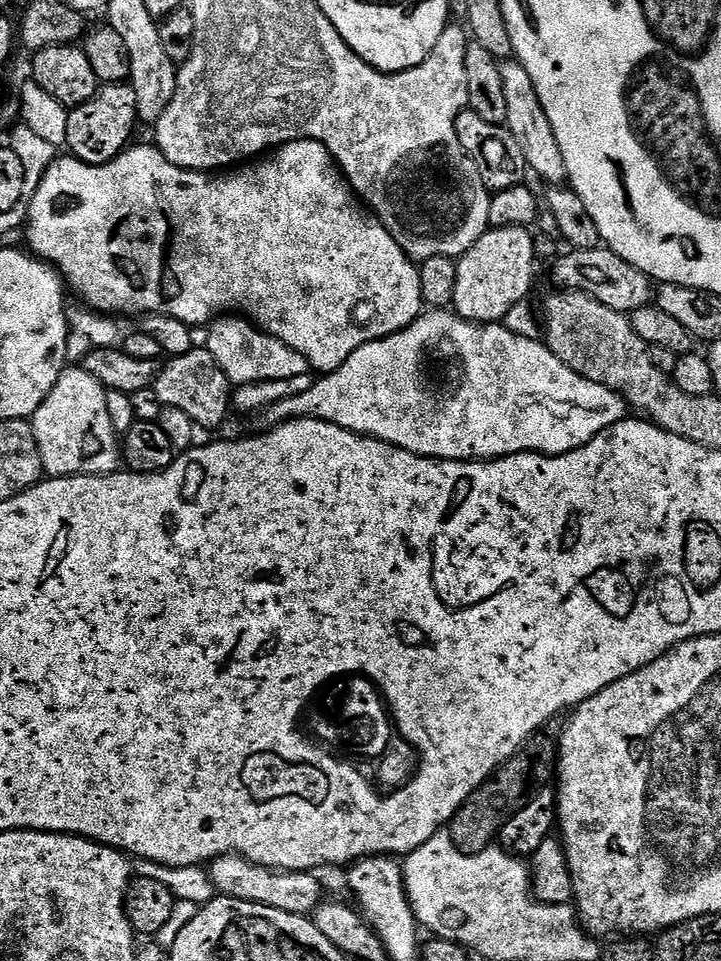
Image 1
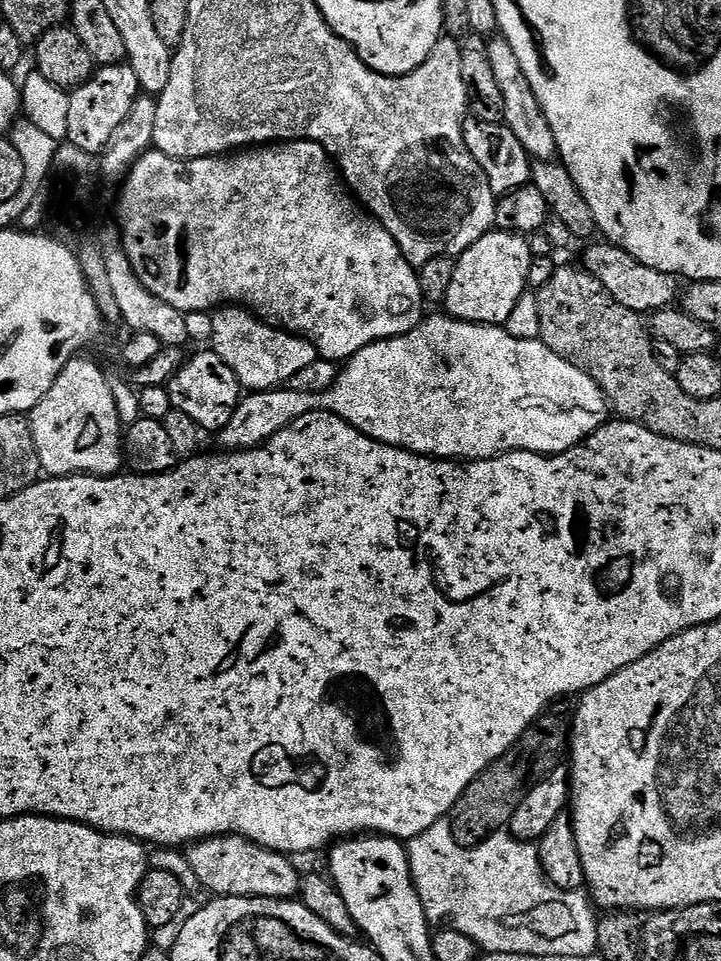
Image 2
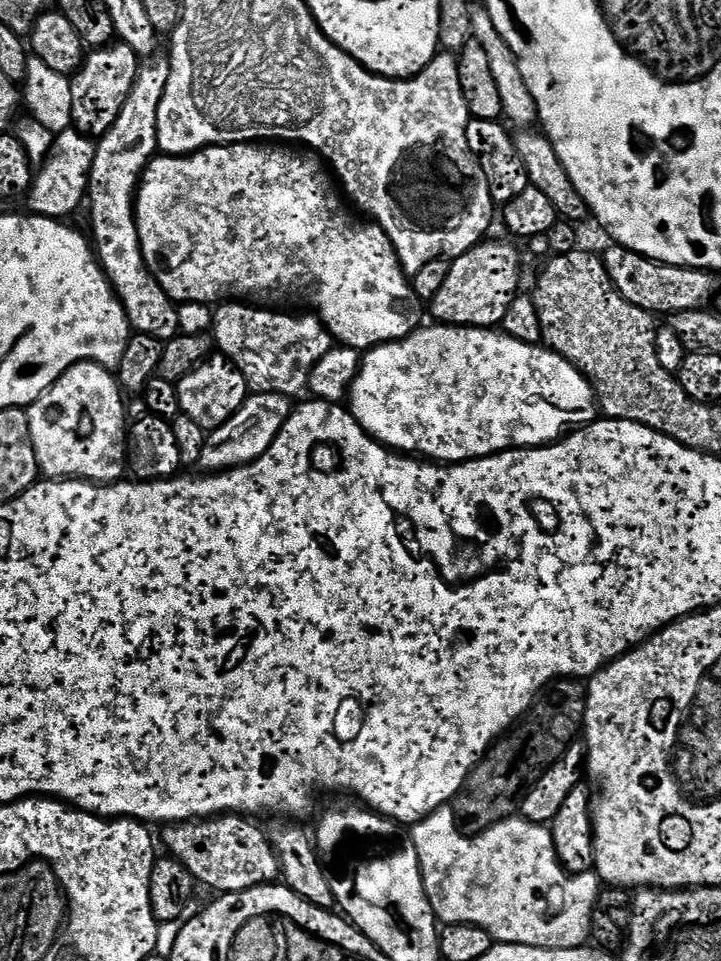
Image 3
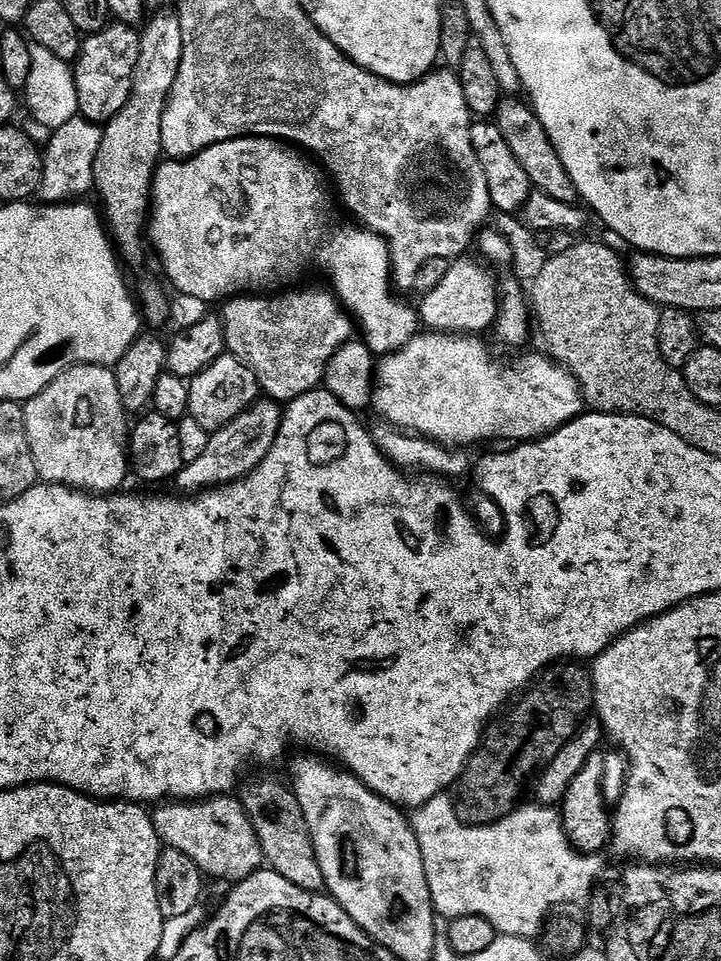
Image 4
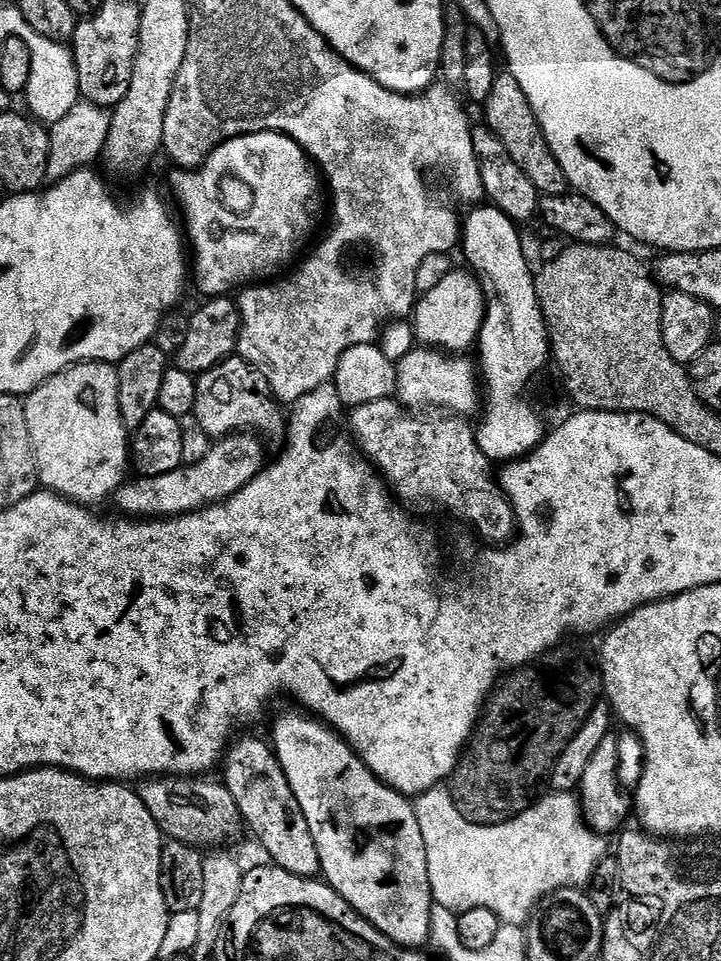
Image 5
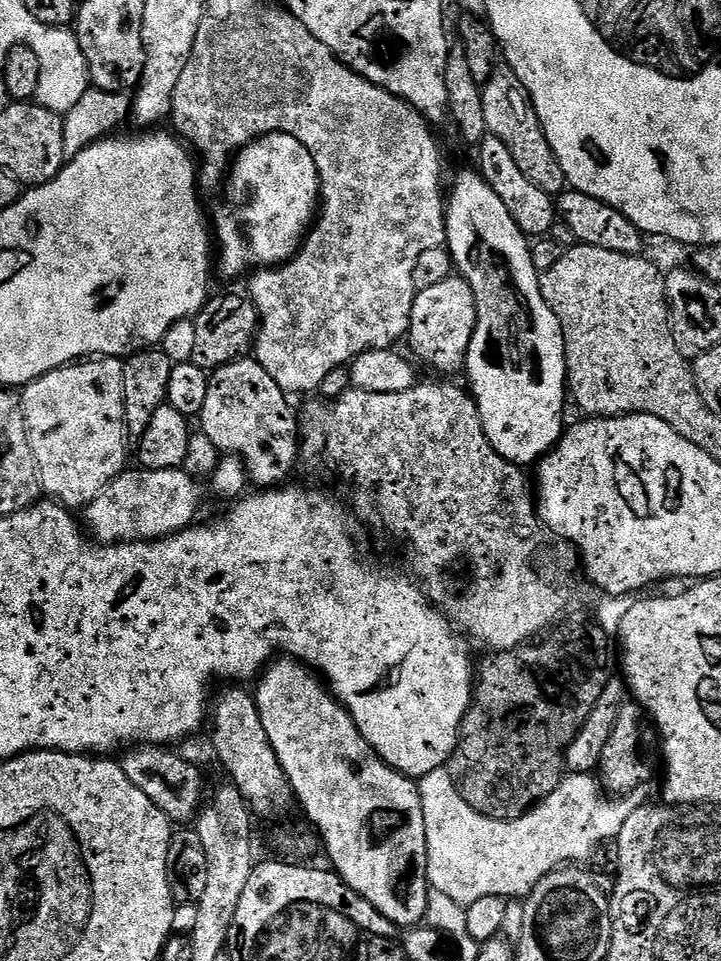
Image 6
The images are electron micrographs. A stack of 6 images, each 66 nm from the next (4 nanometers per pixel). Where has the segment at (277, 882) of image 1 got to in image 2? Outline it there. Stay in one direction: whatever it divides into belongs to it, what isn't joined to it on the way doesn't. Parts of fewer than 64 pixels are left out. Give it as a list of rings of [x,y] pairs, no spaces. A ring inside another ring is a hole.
[[[212,836],[209,840],[195,841],[187,849],[190,870],[194,870],[197,885],[209,888],[213,897],[253,896],[290,900],[299,893],[302,872],[291,864],[283,852],[272,852],[258,846],[245,836]]]

